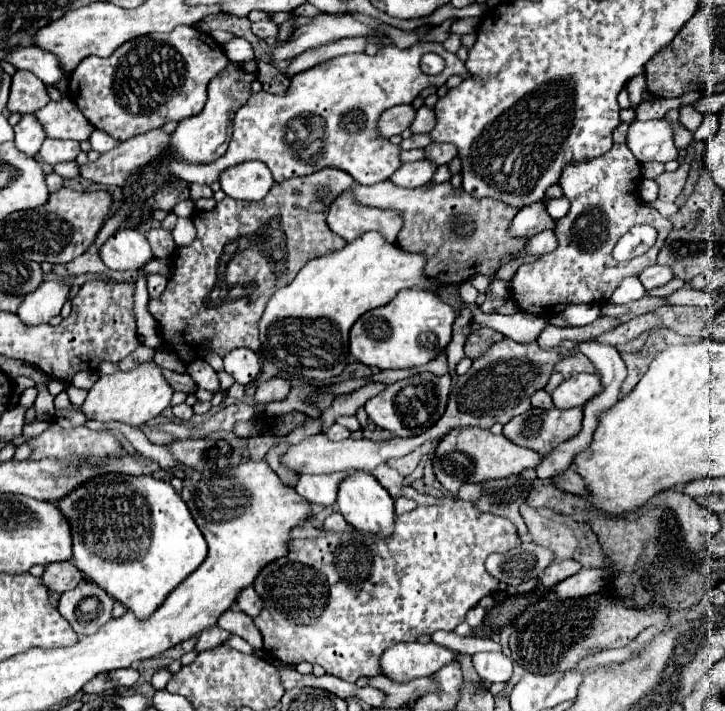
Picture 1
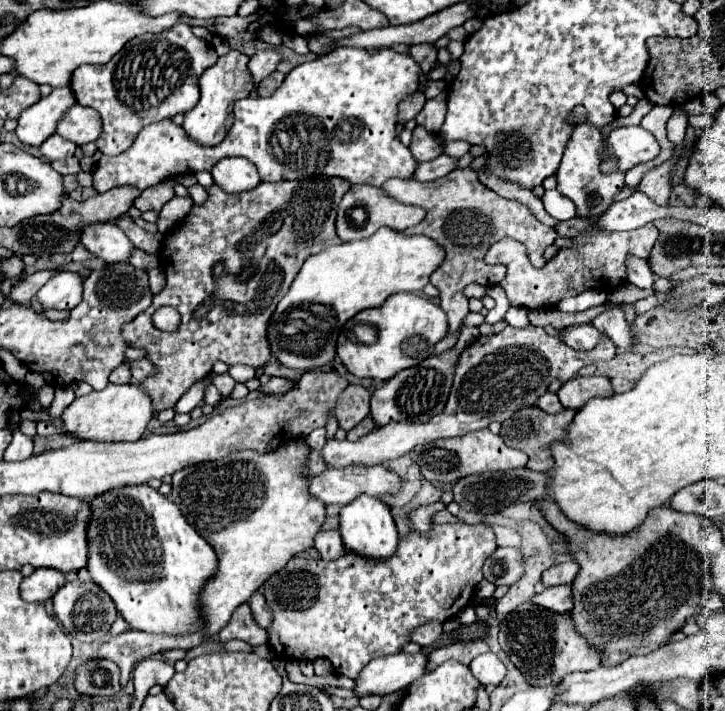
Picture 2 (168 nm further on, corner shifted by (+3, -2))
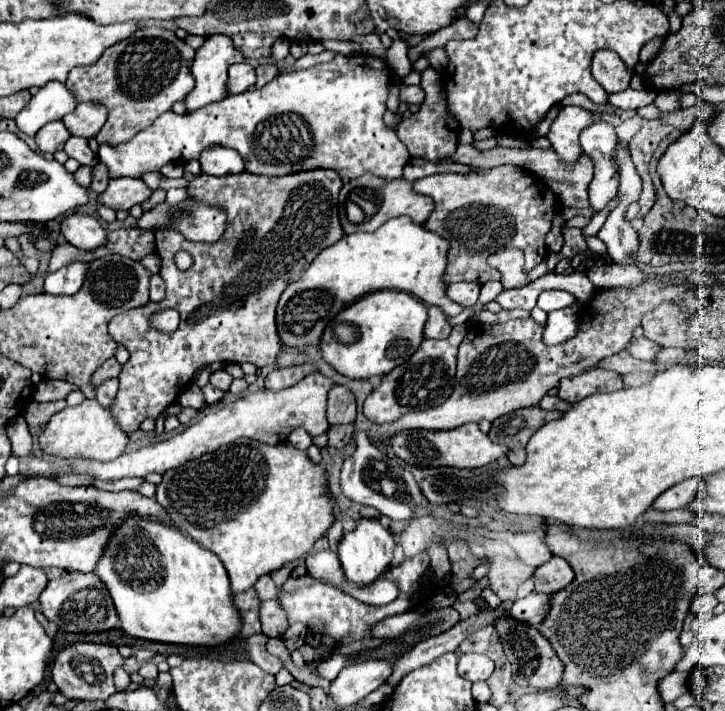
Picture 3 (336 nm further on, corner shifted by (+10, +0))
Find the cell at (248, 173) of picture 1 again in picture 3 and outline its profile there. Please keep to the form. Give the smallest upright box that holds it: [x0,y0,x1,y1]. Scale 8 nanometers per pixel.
[200,148,244,176]

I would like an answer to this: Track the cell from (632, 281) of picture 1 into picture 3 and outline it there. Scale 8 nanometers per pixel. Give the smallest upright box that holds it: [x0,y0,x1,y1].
[626,336,660,360]

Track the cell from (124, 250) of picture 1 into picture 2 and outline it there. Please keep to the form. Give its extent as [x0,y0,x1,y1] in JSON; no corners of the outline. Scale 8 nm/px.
[79,222,135,262]

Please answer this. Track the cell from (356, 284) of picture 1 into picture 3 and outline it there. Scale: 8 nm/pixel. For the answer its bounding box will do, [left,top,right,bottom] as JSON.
[276,216,464,352]

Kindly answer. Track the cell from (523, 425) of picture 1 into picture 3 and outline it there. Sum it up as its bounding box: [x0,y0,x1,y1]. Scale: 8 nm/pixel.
[490,406,560,466]

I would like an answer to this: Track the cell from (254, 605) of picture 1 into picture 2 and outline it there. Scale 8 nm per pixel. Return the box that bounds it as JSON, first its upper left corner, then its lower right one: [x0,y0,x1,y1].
[249,592,271,628]

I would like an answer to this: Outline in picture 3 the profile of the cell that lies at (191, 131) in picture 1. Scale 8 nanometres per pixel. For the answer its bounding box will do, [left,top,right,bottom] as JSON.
[184,34,244,112]

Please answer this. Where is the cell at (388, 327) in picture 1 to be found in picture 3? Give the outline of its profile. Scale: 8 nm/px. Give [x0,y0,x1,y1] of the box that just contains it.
[320,290,428,378]

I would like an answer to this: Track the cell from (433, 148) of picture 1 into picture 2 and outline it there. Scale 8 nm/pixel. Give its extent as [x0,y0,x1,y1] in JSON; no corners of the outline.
[445,142,471,158]

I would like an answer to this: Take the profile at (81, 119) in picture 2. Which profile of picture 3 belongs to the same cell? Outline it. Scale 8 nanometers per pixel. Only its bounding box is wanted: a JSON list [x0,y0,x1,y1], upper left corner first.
[62,102,108,140]

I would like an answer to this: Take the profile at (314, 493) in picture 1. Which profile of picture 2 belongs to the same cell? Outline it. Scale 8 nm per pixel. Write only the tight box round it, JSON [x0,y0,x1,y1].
[309,464,403,504]

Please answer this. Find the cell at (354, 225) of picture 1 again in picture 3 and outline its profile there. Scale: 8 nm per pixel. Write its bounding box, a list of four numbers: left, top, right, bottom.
[338,174,434,234]

